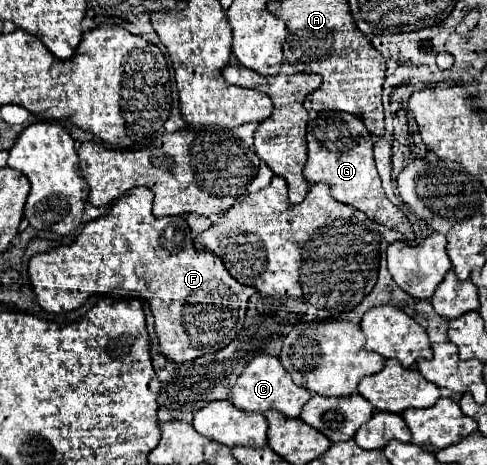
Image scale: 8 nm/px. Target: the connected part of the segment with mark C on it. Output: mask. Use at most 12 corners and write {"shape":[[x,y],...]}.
{"shape":[[275,356],[247,362],[231,390],[245,412],[297,418],[311,398]]}

